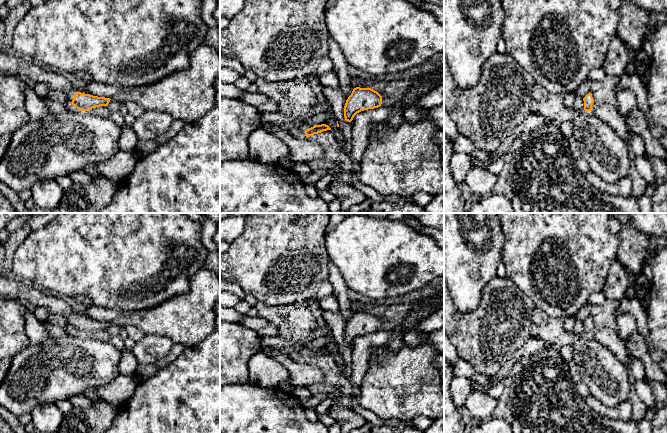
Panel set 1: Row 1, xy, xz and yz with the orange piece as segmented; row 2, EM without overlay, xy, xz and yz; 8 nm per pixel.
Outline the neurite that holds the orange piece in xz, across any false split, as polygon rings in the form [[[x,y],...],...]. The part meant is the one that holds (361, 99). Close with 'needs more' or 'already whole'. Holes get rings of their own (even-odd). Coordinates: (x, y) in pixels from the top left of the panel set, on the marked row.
[[[356,87],[346,100],[344,106],[345,120],[351,122],[354,116],[364,110],[380,107],[382,96],[371,88]]]; already whole

